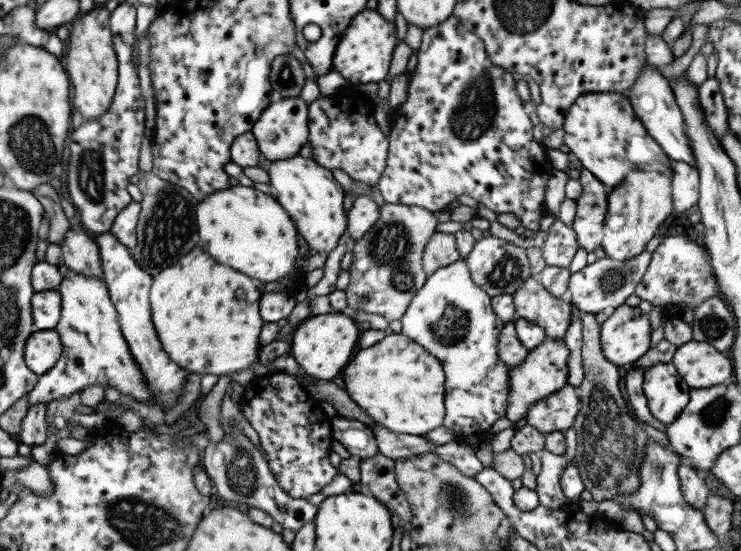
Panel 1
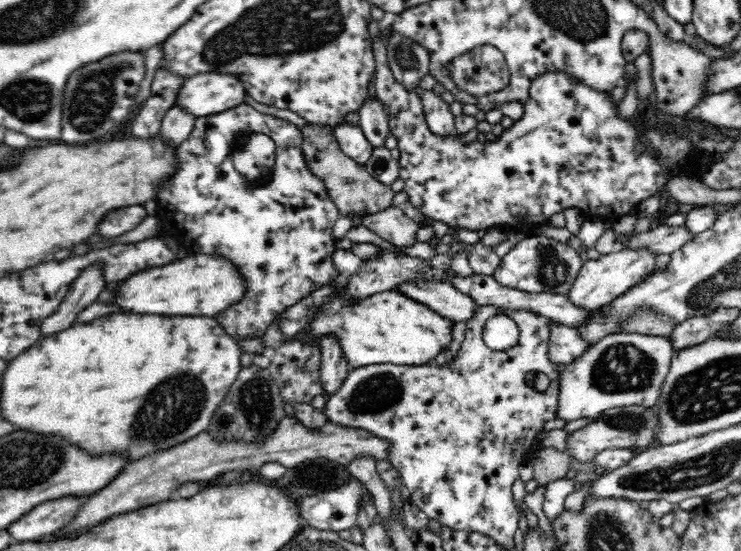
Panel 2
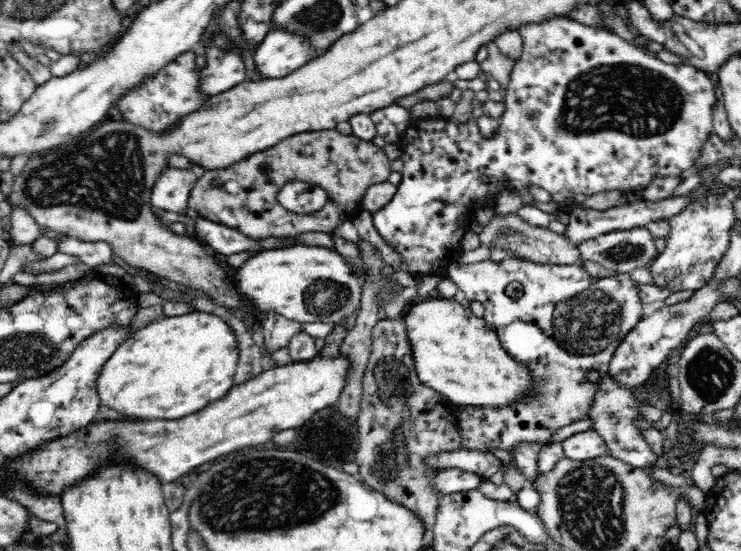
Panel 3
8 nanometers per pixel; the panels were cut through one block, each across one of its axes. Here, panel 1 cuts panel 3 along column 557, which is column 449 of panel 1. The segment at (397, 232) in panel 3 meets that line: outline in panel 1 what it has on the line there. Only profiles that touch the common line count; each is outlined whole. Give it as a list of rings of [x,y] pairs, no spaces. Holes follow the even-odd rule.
[[[453,14],[443,20],[441,24],[421,30],[421,40],[419,48],[415,50],[415,56],[415,68],[408,72],[406,100],[397,107],[394,119],[390,125],[385,168],[375,186],[375,189],[379,190],[379,194],[381,194],[381,198],[389,204],[419,206],[429,212],[437,213],[445,209],[456,196],[466,194],[495,214],[507,214],[507,212],[513,214],[513,216],[519,218],[523,228],[536,232],[541,222],[541,214],[545,212],[544,194],[547,177],[549,177],[552,169],[549,167],[546,148],[543,144],[533,140],[531,128],[533,128],[535,120],[532,117],[528,117],[523,111],[524,106],[515,91],[515,81],[511,73],[505,72],[502,68],[495,66],[495,64],[491,64],[491,60],[484,52],[481,39],[469,32],[469,29],[463,27],[463,23]]]

